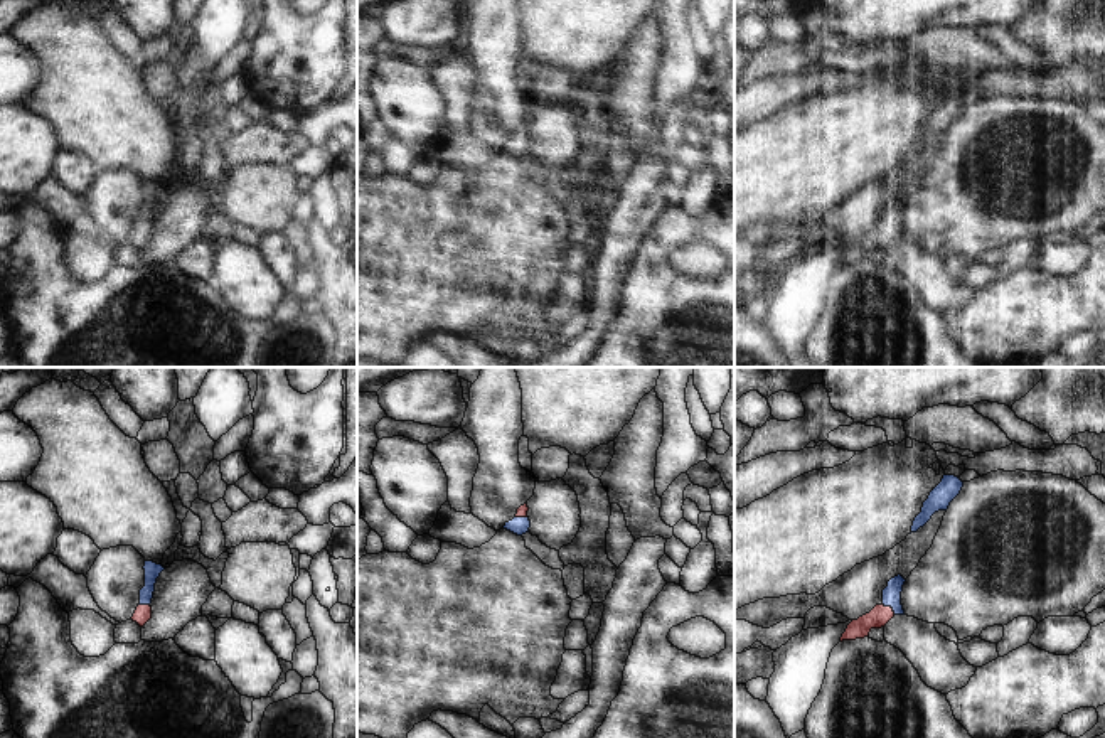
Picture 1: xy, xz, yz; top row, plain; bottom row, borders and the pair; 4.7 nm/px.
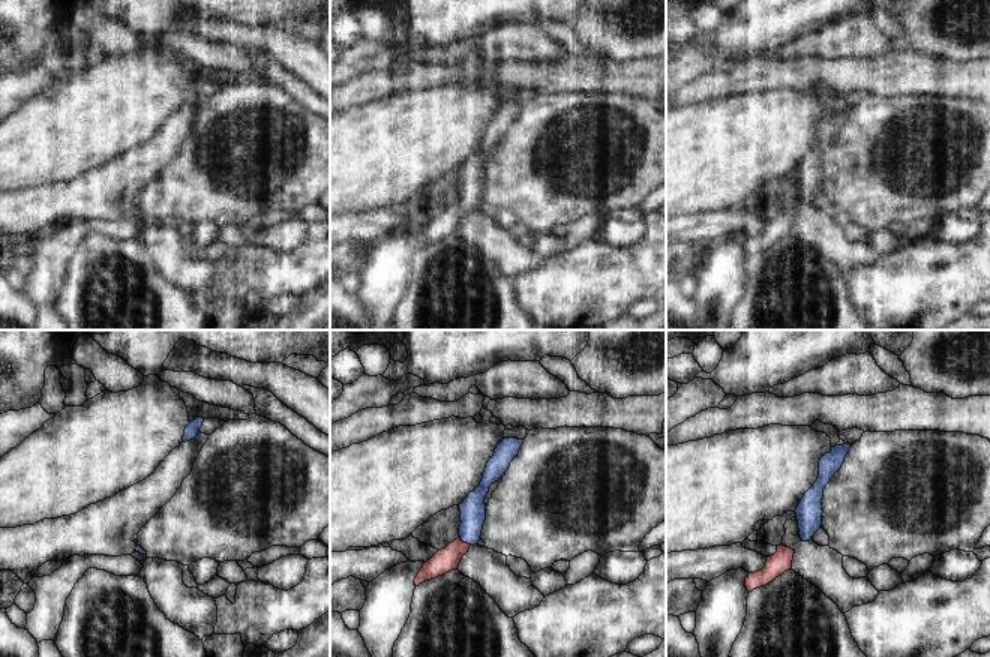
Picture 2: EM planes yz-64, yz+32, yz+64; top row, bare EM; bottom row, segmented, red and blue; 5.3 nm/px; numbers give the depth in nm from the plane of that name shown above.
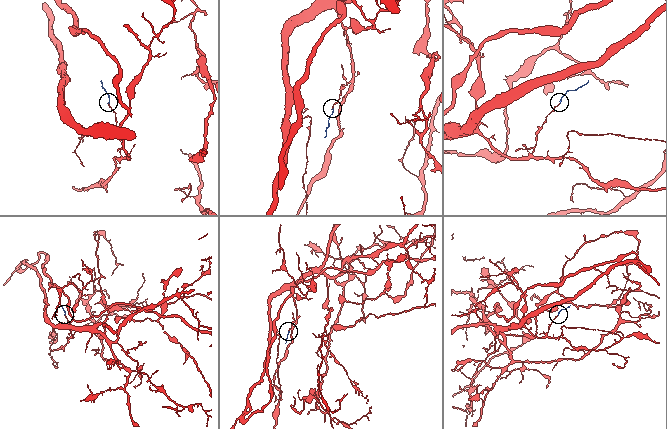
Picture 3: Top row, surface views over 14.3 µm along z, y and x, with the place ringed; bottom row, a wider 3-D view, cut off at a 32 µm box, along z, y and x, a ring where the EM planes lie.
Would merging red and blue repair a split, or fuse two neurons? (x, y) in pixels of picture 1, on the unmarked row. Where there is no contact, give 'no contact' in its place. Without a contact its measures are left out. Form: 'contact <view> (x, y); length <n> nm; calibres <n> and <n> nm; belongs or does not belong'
contact yz (890, 229); length 90 nm; calibres 100 and 100 nm; belongs

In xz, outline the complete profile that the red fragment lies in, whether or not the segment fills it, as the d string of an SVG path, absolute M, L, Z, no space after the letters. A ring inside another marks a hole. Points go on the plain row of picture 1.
M527 126L520 128L517 131L515 140L512 143L505 145L504 152L507 152L517 158L529 155L531 143L527 140L527 133L529 133Z

